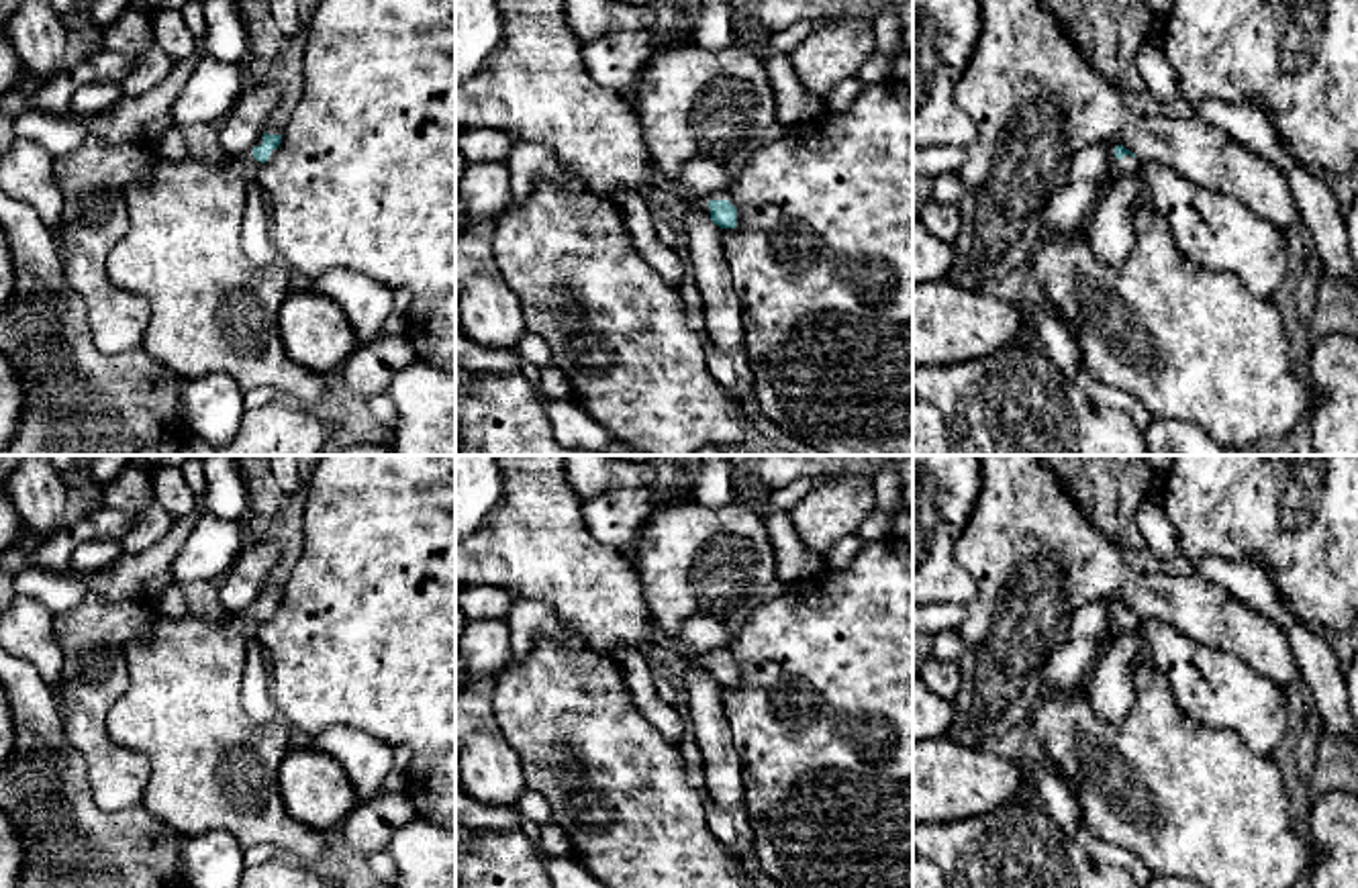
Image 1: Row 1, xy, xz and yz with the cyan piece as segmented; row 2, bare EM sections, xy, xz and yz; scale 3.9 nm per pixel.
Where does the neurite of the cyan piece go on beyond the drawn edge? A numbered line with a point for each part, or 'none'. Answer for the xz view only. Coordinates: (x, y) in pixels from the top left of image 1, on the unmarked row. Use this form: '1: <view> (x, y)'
1: xz (723, 652)

